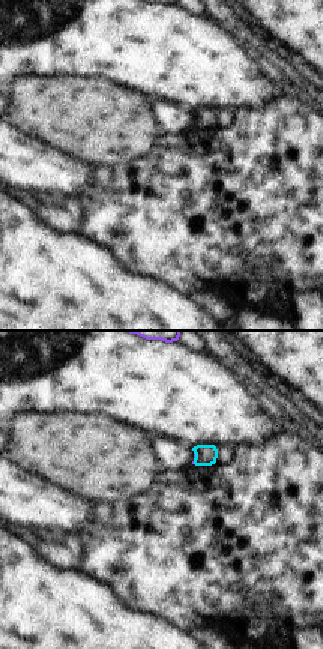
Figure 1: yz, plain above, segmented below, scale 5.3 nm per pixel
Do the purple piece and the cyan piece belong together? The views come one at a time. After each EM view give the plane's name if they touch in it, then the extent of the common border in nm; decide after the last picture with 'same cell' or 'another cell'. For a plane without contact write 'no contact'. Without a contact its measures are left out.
contact in yz; length 40 nm

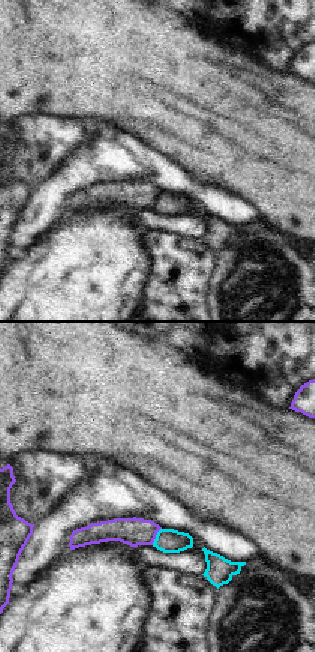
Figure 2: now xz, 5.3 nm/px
contact in xz; length 110 nm

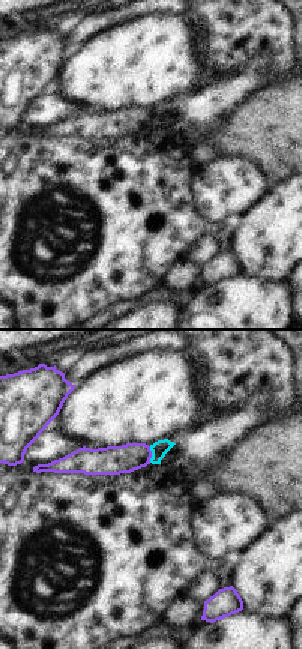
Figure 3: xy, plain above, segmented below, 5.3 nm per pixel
contact in xy; length 90 nm

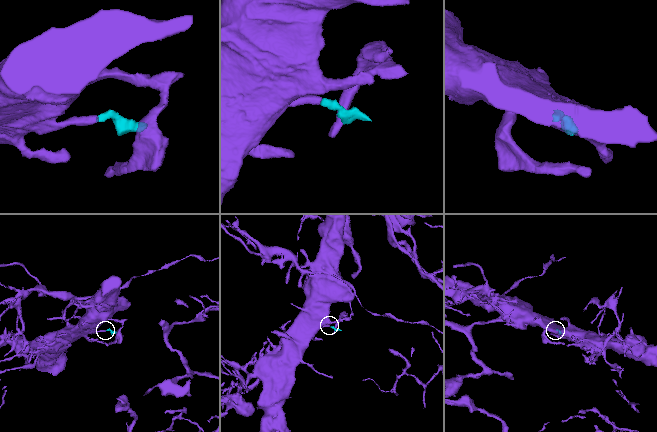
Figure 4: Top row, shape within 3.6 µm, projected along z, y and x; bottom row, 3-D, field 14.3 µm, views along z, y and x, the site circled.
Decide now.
another cell

